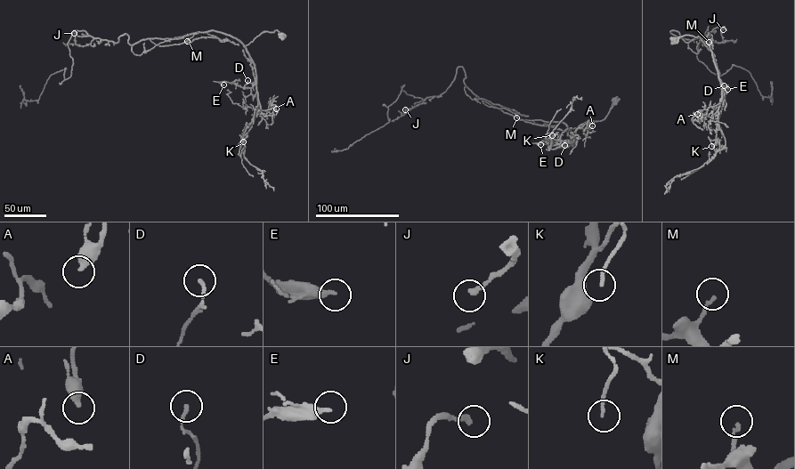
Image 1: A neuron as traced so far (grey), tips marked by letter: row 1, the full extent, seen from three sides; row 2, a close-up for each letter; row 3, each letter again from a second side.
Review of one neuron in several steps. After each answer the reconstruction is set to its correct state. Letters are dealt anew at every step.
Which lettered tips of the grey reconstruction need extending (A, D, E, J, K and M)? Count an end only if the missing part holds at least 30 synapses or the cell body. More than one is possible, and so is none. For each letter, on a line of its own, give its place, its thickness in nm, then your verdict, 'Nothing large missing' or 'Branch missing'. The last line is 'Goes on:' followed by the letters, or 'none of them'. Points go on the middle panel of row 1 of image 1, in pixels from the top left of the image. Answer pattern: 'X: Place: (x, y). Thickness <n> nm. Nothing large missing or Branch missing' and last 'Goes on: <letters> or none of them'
A: Place: (592, 125). Thickness 440 nm. Nothing large missing
D: Place: (564, 145). Thickness 170 nm. Nothing large missing
E: Place: (540, 144). Thickness 320 nm. Nothing large missing
J: Place: (405, 109). Thickness 240 nm. Nothing large missing
K: Place: (552, 135). Thickness 140 nm. Nothing large missing
M: Place: (516, 117). Thickness 130 nm. Nothing large missing
Goes on: none of them

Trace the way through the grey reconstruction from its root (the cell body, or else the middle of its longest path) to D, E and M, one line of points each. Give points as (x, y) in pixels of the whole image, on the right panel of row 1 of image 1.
D: (673, 39), (686, 35), (700, 36), (711, 52), (721, 88), (726, 93), (724, 85)
E: (673, 39), (686, 35), (700, 36), (711, 52), (723, 92), (726, 93), (726, 85), (727, 89)
M: (673, 39), (699, 36), (709, 50), (705, 40), (709, 33), (706, 39), (698, 37), (702, 45), (709, 42)

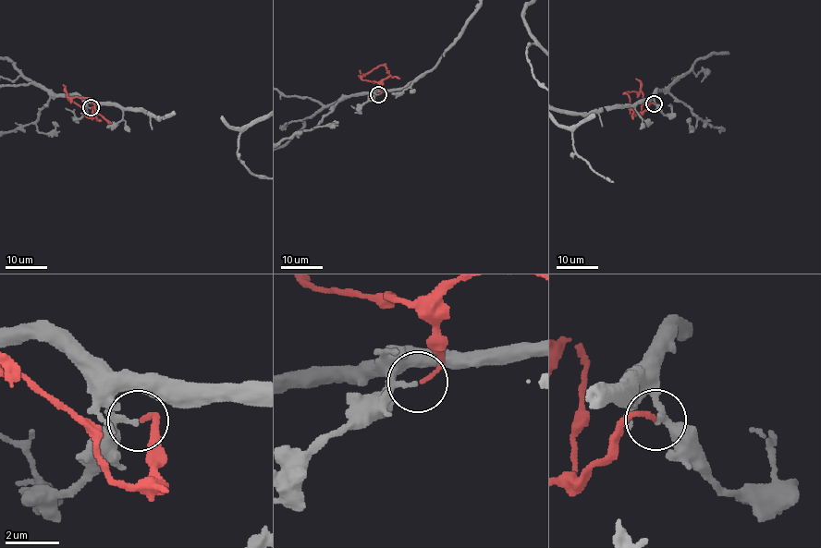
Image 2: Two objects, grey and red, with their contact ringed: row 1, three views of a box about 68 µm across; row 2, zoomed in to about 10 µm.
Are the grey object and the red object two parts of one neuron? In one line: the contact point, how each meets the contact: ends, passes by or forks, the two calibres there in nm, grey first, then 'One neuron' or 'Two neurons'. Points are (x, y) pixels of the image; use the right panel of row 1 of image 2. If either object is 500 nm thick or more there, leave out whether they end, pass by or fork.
Place: (654, 103). At the ring grey passes by. At the ring red ends. Thickness 140 nm (grey) against 140 nm. Two neurons

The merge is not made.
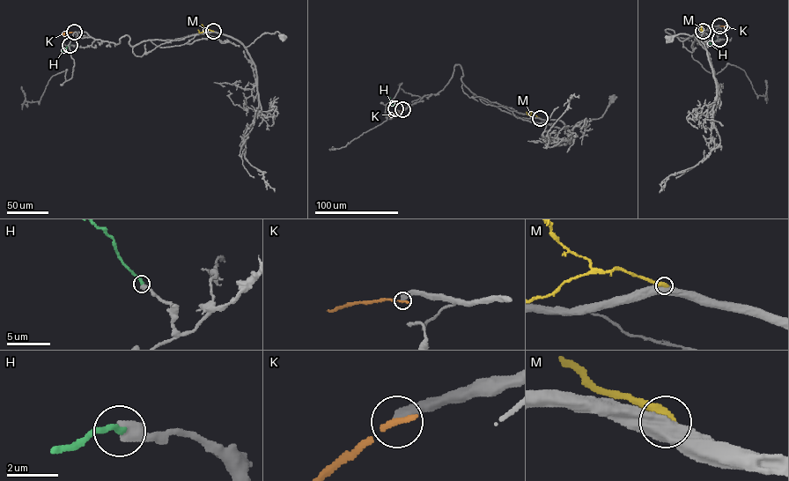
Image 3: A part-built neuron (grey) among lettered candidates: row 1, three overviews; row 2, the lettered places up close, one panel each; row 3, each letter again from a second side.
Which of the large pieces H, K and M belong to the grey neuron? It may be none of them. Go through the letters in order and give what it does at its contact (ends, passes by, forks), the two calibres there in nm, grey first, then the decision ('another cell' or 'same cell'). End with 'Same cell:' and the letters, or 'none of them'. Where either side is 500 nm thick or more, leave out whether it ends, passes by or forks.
H: calibres 550 and 240 nm; same cell
K: it ends; calibres 360 and 260 nm; another cell
M: calibres 600 and 480 nm; another cell
Same cell: H

